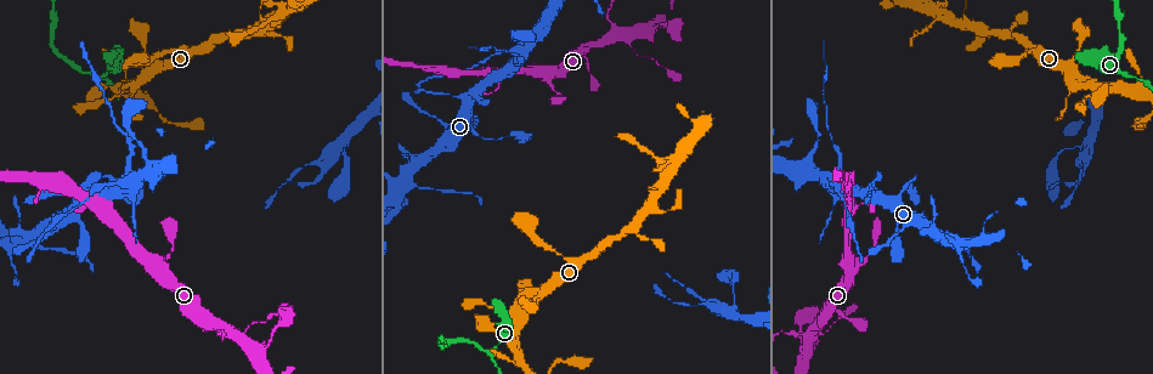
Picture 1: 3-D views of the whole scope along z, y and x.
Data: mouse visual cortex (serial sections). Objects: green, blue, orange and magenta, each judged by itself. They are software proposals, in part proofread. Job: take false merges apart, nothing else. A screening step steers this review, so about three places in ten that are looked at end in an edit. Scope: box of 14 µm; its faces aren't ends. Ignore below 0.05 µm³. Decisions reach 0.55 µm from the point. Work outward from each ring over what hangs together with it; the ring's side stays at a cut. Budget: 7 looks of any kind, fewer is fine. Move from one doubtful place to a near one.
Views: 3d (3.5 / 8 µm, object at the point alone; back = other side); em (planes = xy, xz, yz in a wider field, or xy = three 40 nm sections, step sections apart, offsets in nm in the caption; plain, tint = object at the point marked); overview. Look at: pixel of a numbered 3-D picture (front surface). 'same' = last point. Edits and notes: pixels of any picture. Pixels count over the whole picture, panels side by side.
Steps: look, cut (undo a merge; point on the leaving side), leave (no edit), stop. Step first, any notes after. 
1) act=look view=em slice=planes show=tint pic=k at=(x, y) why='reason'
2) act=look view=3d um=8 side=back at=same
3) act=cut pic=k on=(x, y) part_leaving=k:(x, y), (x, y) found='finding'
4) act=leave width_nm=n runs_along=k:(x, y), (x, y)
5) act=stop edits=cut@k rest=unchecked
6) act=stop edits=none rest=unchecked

act=look view=3d um=3.5 pic=1 at=(828, 185) why='looks like a crossing'

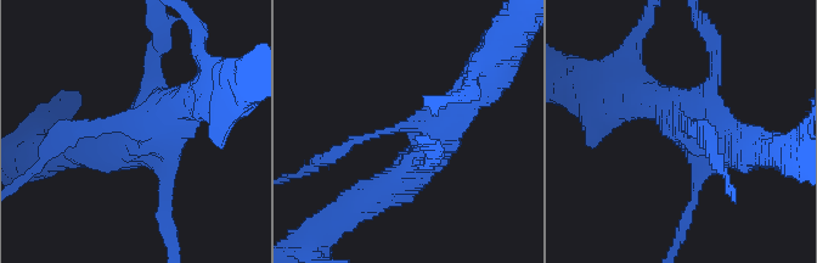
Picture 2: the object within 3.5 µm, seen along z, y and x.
act=leave runs_along=2:(381, 192), (415, 168), (478, 84) found='all the same cell'

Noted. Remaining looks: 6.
act=look view=em slice=xy step=2 show=tint pic=1 at=(122, 130) why='thin neck'

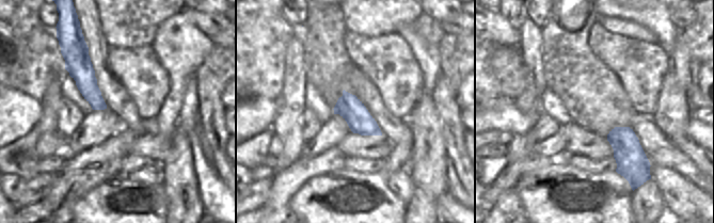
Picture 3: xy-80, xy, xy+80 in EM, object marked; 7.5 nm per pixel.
act=look view=3d um=3.5 at=same

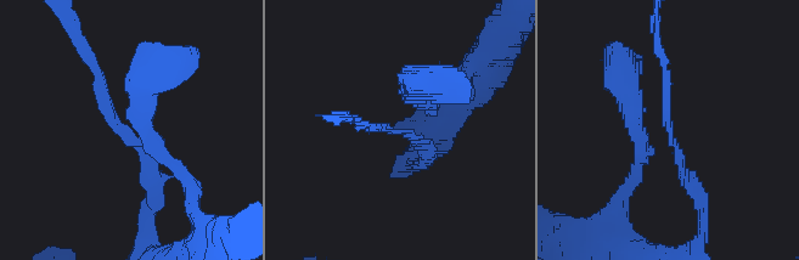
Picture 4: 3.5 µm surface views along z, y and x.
act=cut pic=4 on=(121, 129) part_leaving=4:(147, 163), (110, 118), (88, 62) found='two cells meet here'

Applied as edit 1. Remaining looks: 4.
act=look view=3d um=3.5 side=back pic=1 at=(622, 37) why='sharp bend'

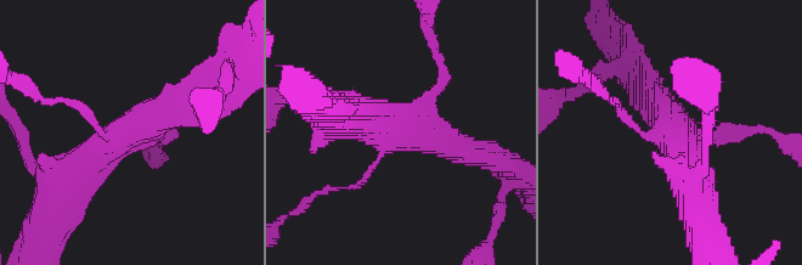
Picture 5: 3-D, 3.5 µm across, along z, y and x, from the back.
act=look view=em slice=planes show=tint pic=5 at=(401, 129) arms=4 arm_widths_nm=100,200,400,450

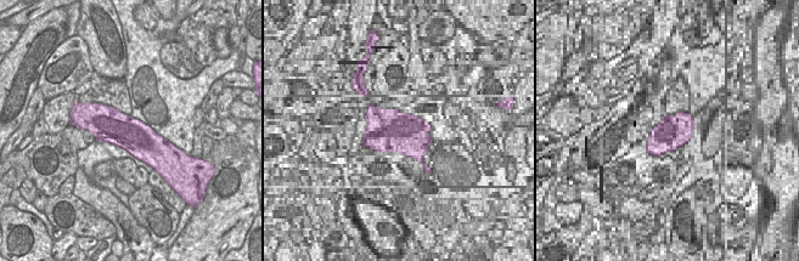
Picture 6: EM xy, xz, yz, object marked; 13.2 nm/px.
act=leave runs_along=5:(197, 100), (126, 130), (67, 182) found='all the same cell'

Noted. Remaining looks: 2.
act=stop edits=cut@4 rest=unchecked

